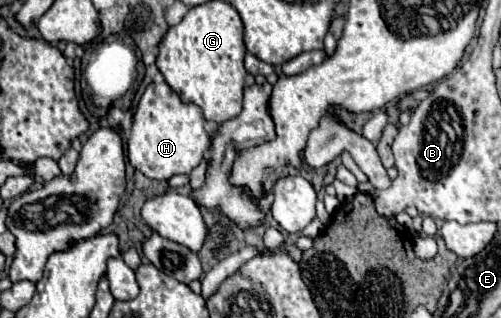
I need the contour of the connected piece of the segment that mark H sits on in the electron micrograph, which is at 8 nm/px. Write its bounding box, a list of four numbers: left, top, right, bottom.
[127,84,211,180]

